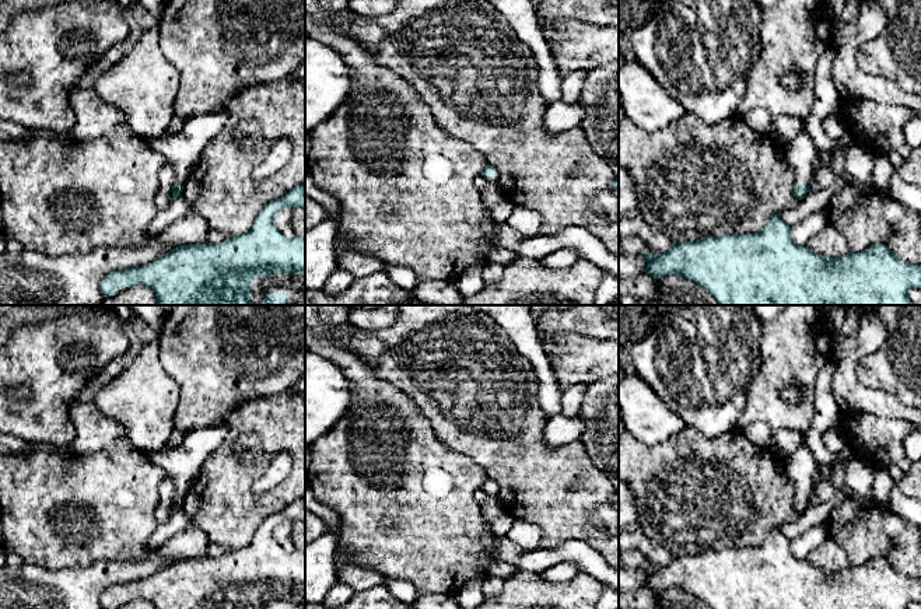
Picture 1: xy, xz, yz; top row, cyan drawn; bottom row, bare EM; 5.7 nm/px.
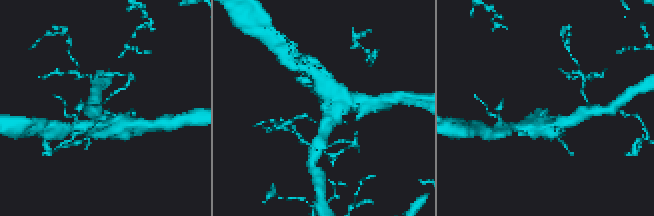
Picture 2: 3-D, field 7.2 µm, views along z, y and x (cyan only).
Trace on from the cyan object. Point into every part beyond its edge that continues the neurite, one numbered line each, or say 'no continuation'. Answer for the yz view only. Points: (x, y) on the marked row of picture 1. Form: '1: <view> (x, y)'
1: yz (801, 151)

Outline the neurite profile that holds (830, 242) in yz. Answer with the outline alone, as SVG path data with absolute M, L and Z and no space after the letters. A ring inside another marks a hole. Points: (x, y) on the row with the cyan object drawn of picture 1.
M831 223L812 237L806 246L826 258L840 258L850 252L845 237Z

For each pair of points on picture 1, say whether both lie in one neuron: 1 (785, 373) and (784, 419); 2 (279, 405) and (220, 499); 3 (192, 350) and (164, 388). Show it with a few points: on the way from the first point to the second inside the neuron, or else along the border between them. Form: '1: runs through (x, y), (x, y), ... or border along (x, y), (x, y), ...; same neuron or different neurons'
1: runs through (774, 384), (773, 408); same neuron
2: runs through (263, 429), (252, 440), (252, 451), (231, 475); same neuron
3: border along (160, 346), (160, 364), (177, 384), (177, 409); different neurons

